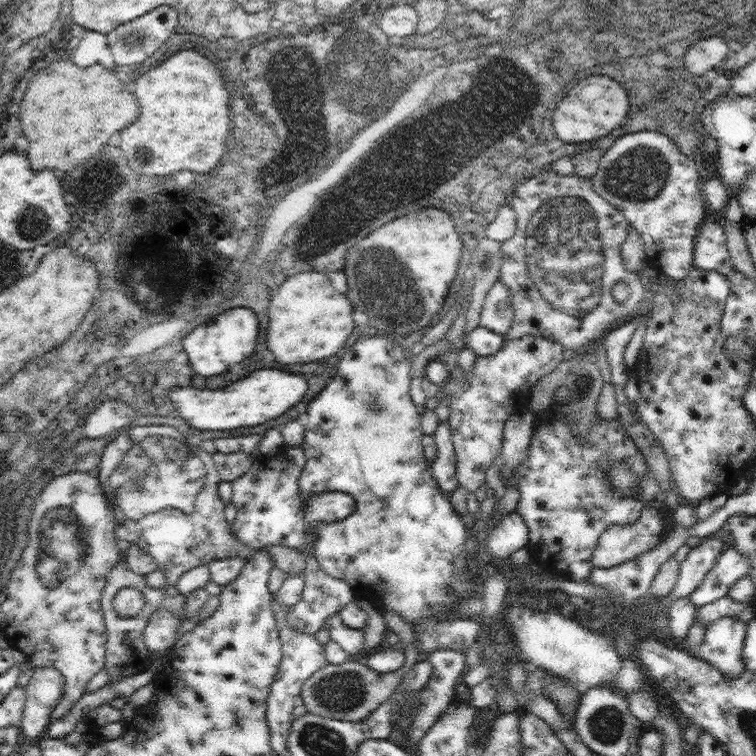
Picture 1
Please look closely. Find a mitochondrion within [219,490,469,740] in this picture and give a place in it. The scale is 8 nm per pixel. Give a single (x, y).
(343, 692)

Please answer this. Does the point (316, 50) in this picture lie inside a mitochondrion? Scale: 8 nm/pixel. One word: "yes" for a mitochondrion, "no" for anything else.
yes

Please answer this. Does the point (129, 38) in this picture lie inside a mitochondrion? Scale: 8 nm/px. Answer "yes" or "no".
yes

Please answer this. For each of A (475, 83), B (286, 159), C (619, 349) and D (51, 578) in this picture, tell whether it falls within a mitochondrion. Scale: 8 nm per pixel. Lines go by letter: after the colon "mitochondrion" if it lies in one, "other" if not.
A: mitochondrion
B: mitochondrion
C: other
D: mitochondrion

